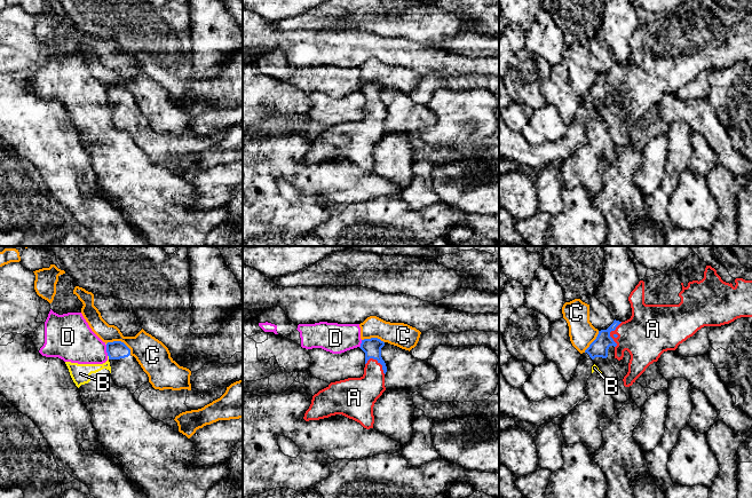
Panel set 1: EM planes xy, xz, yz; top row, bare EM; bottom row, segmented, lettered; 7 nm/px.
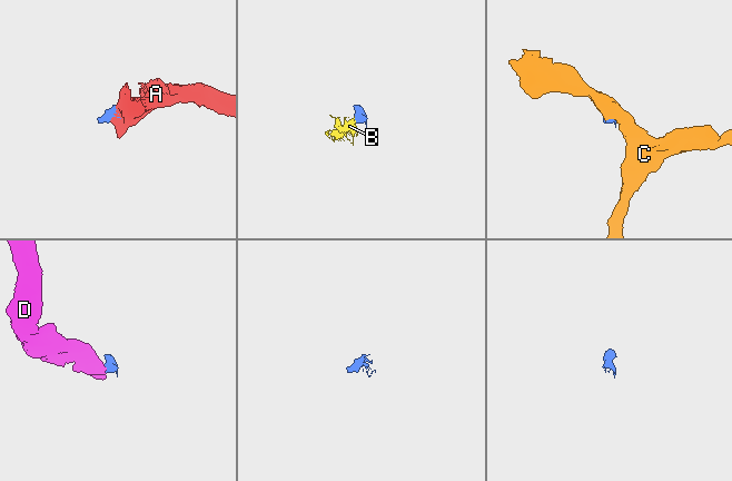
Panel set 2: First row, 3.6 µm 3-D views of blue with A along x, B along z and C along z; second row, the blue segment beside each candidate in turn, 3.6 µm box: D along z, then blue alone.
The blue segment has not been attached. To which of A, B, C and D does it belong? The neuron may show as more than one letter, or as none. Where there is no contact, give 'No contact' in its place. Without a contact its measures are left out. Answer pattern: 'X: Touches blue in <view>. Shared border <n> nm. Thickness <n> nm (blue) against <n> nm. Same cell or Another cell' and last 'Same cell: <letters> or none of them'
A: Touches blue in yz. Shared border 190 nm. Thickness 130 nm (blue) against 320 nm. Same cell
B: Touches blue in xy. Shared border 30 nm. Thickness 130 nm (blue) against 140 nm. Another cell
C: Touches blue in xy. Shared border 190 nm. Thickness 130 nm (blue) against 220 nm. Another cell
D: Touches blue in xy. Shared border 80 nm. Thickness 130 nm (blue) against 300 nm. Another cell
Same cell: A

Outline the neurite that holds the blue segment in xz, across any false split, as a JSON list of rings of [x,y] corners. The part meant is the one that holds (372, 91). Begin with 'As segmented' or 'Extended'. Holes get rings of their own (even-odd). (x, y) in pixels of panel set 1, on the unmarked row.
Extended. [[[378,81],[364,82],[361,93],[365,96],[364,118],[331,126],[312,140],[303,163],[319,164],[342,158],[359,166],[364,172],[373,172],[373,150],[386,134],[387,110],[381,101],[385,86]]]

